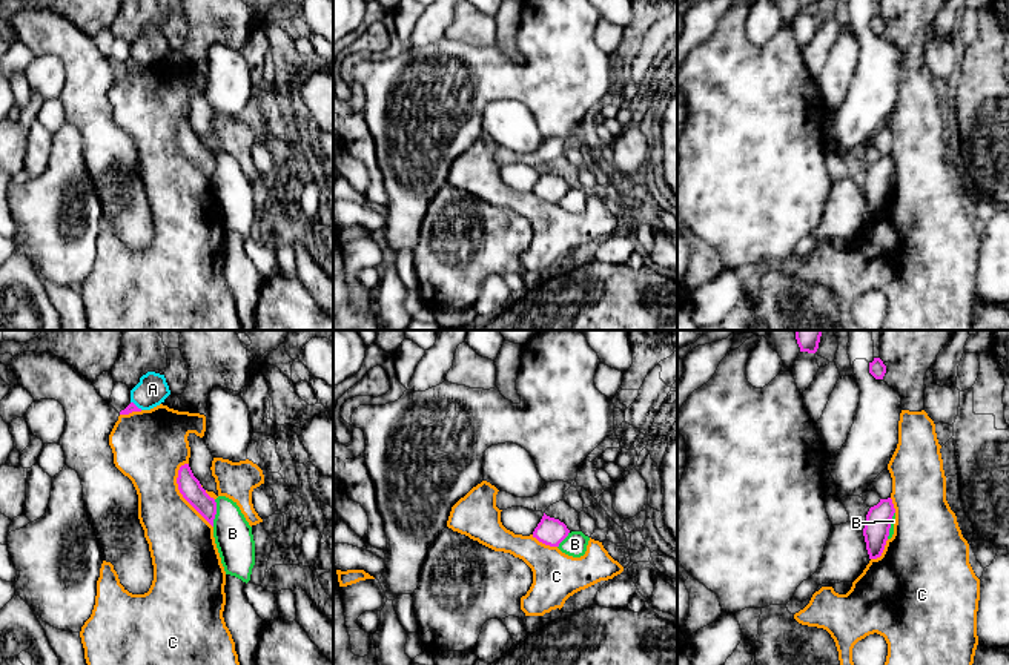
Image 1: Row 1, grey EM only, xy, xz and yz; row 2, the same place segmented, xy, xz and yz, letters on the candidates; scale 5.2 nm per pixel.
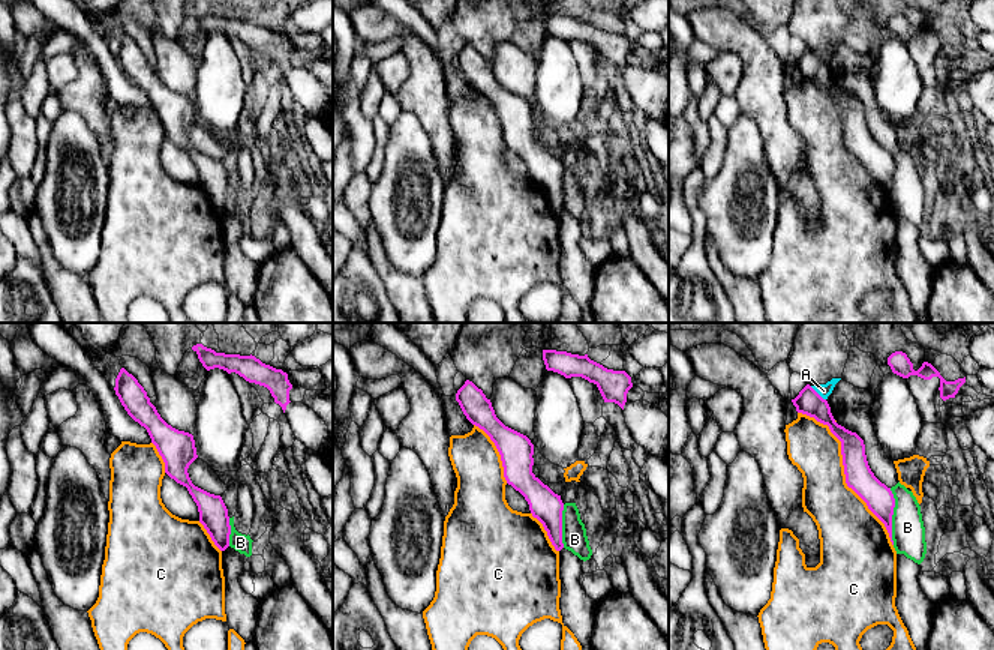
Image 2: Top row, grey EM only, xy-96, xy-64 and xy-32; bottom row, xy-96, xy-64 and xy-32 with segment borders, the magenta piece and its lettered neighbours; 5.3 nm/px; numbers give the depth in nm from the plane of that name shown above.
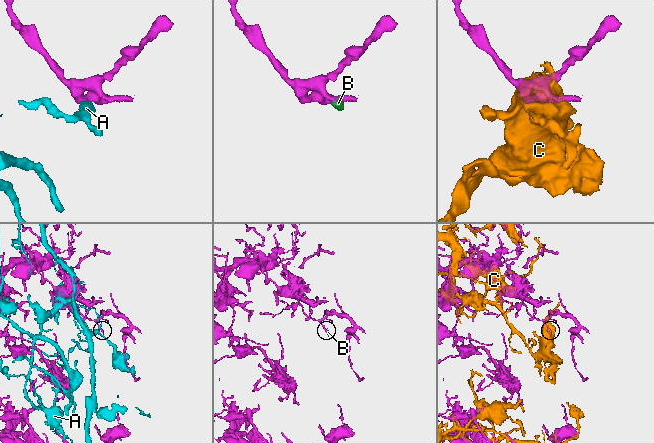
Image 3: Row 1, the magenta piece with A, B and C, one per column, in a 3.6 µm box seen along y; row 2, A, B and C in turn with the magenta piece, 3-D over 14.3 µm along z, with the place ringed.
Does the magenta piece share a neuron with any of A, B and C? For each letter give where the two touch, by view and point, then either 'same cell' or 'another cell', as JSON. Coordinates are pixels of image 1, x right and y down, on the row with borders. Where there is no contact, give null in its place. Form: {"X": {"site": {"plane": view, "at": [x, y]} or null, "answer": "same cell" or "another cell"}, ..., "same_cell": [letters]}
{"A": {"site": {"plane": "xy", "at": [135, 406]}, "answer": "another cell"}, "B": {"site": {"plane": "xy", "at": [215, 513]}, "answer": "another cell"}, "C": {"site": {"plane": "xy", "at": [181, 493]}, "answer": "another cell"}, "same_cell": []}

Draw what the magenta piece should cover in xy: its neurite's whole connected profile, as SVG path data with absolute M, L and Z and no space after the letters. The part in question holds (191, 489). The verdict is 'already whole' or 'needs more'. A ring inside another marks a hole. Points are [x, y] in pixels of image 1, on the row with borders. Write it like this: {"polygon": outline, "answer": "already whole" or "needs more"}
{"polygon": "M189 464L180 467L177 484L183 498L213 527L217 502L201 487Z", "answer": "already whole"}

